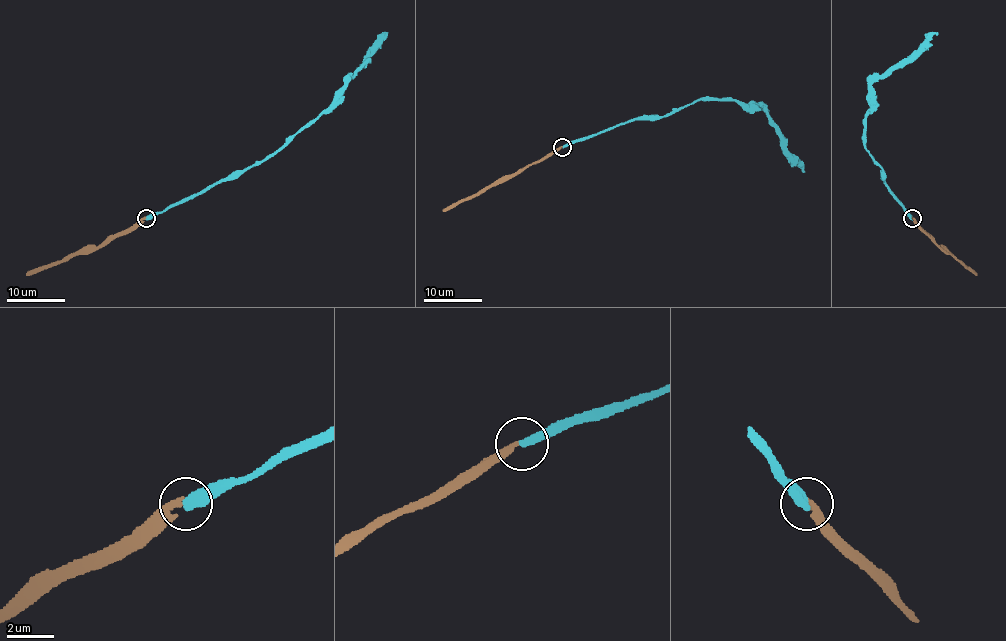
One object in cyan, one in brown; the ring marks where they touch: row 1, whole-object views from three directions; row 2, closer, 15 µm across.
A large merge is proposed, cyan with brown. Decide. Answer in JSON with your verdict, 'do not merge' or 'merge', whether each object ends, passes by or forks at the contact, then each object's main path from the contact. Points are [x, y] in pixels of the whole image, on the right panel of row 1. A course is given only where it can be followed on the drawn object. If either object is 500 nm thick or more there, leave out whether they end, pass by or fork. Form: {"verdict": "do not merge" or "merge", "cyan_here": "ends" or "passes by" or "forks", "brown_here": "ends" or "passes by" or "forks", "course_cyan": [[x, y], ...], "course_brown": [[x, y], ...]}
{"verdict": "merge", "cyan_here": "ends", "brown_here": "ends", "course_cyan": [[912, 219], [865, 147], [865, 113], [869, 107], [869, 86], [887, 77], [938, 34]], "course_brown": [[912, 219], [976, 276]]}

